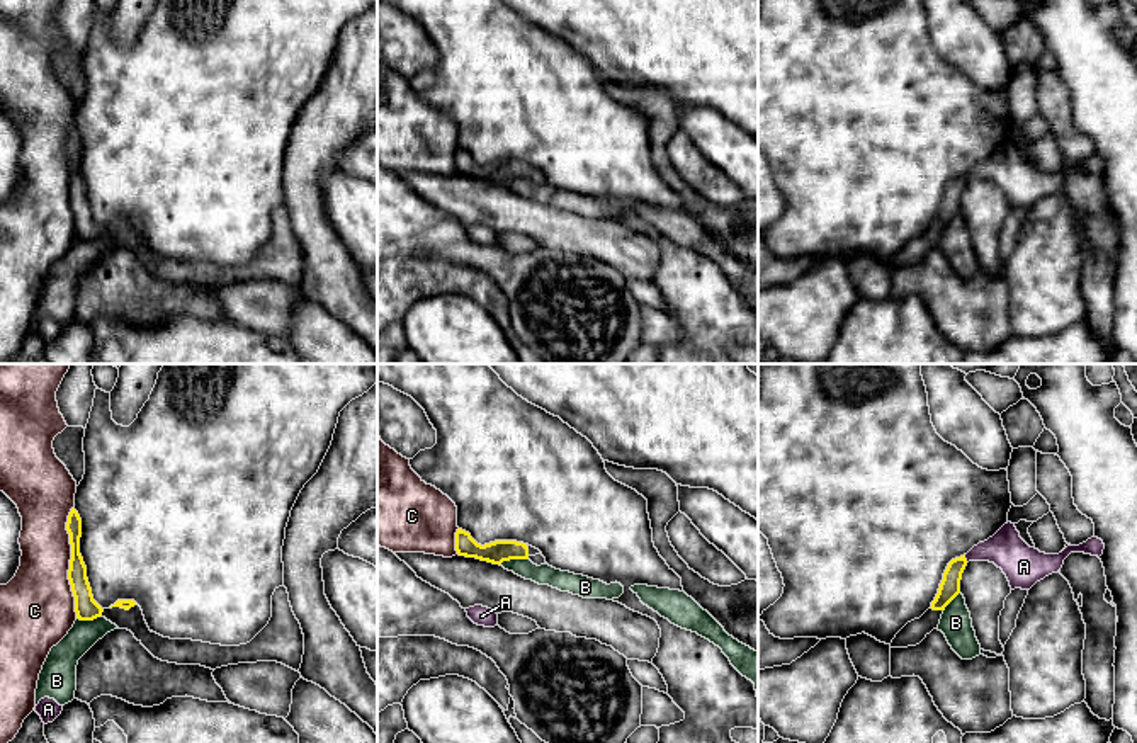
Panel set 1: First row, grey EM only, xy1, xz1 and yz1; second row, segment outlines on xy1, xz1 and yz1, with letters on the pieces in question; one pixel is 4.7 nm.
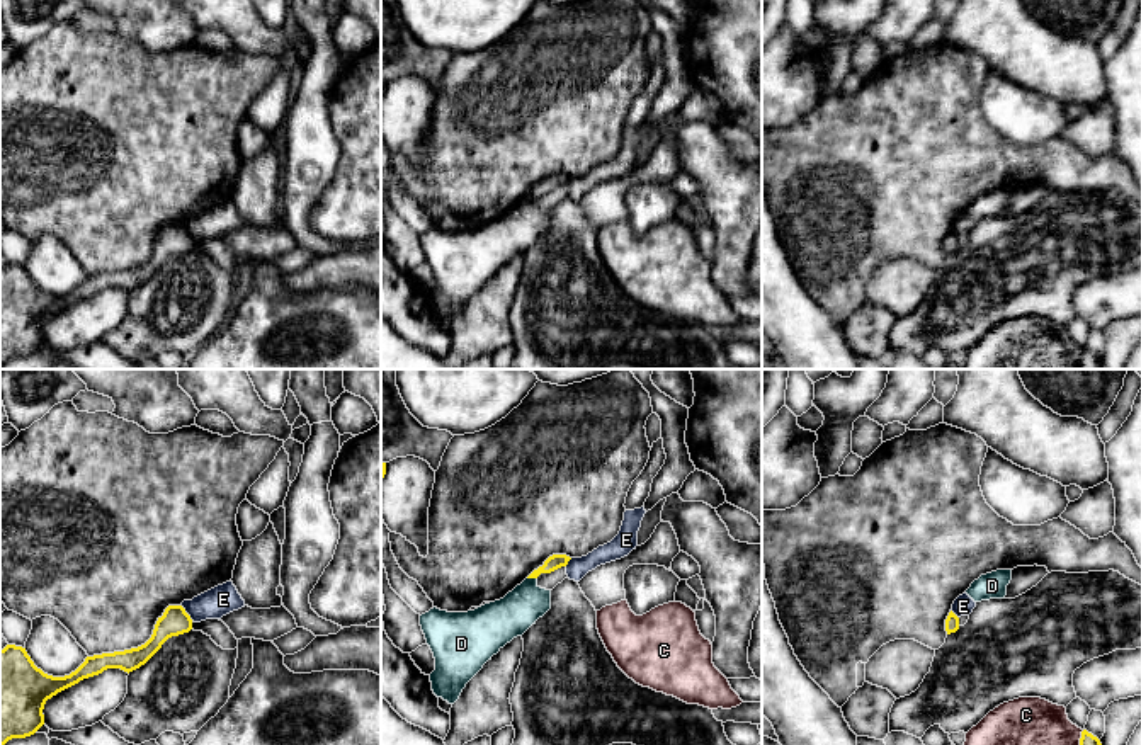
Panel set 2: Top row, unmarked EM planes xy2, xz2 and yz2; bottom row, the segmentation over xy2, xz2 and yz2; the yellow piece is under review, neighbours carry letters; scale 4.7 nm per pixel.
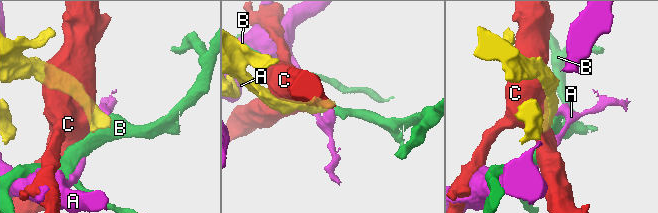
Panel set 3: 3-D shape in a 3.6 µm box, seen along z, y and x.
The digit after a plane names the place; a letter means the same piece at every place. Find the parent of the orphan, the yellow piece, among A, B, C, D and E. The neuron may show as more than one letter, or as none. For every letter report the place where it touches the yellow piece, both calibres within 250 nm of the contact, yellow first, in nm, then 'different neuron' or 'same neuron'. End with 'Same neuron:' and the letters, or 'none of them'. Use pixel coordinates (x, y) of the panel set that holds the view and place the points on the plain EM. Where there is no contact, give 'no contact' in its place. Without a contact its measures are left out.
A: yz1 (964, 177) | 100/180 nm | different neuron
B: xz1 (514, 177) | 110/100 nm | different neuron
C: xy1 (70, 182) | 110/340 nm | different neuron
D: xz2 (533, 196) | 70/200 nm | different neuron
E: xy2 (186, 232) | 130/140 nm | different neuron
Same neuron: none of them

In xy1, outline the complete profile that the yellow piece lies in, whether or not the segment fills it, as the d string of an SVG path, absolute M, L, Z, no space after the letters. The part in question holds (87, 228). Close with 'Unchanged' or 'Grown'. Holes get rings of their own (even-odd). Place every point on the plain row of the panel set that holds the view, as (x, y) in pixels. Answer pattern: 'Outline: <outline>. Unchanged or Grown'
Outline: M71 128L66 141L71 179L68 199L75 216L75 231L80 240L105 236L119 248L127 248L158 279L177 284L201 284L211 289L257 281L277 281L299 291L304 274L304 253L296 238L287 207L282 204L272 214L269 243L246 264L221 265L192 258L170 258L151 252L141 226L134 219L117 219L102 228L92 214L87 185L80 173L82 138Z. Grown

